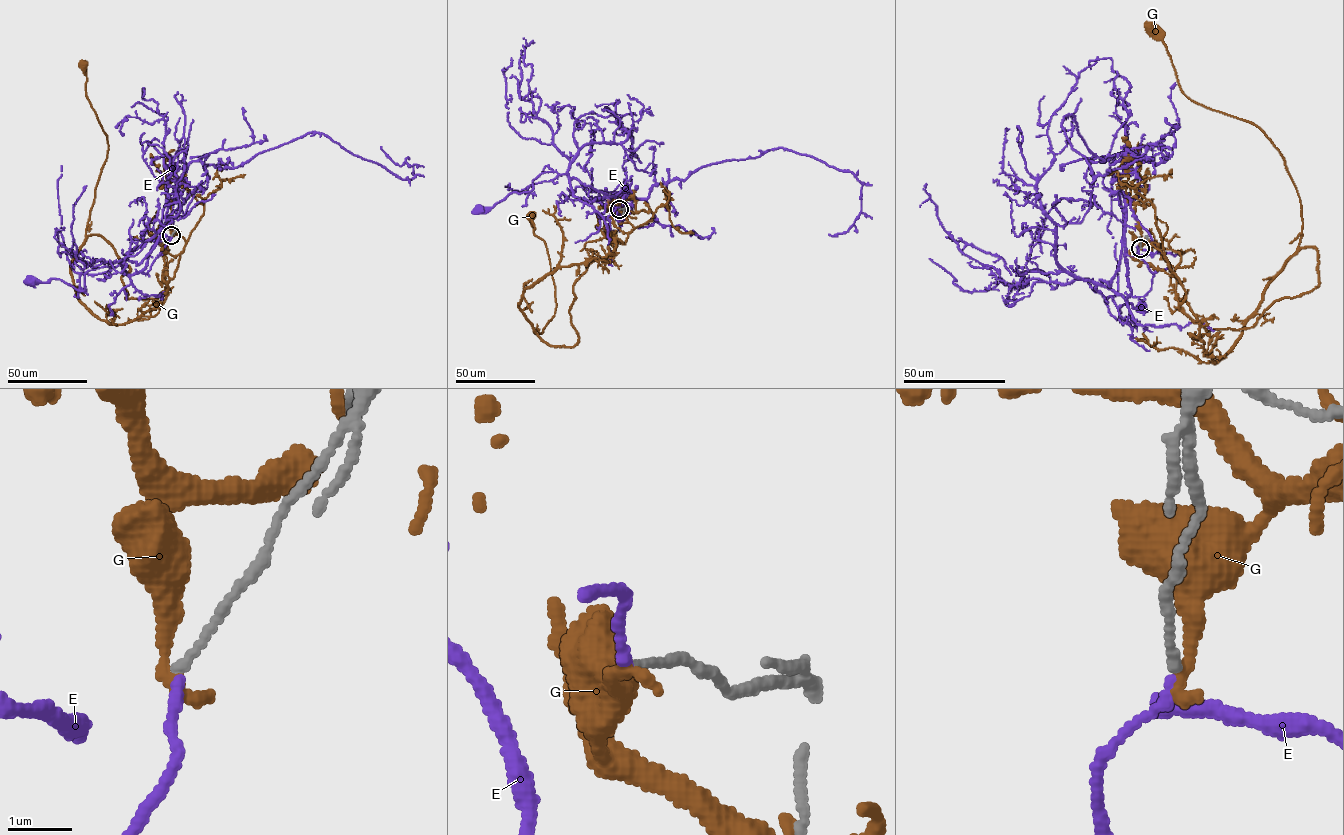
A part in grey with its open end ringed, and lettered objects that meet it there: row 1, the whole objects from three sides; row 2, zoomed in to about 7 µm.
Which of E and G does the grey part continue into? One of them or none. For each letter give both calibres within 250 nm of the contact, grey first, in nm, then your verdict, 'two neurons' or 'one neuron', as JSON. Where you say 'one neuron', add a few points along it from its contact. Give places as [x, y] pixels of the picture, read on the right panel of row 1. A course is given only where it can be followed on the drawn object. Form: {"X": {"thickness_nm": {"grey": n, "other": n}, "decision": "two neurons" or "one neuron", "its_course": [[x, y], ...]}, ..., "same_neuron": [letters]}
{"E": {"thickness_nm": {"grey": 130, "other": 150}, "decision": "one neuron", "its_course": [[1141, 248], [1138, 255], [1153, 273], [1145, 295], [1124, 298], [1092, 288], [1117, 319], [1123, 305], [1140, 307]]}, "G": {"thickness_nm": {"grey": 130, "other": 240}, "decision": "two neurons"}, "same_neuron": ["E"]}

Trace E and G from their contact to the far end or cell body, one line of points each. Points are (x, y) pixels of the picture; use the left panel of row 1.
E: (171, 236), (147, 273), (126, 274), (120, 264), (89, 270), (85, 274), (82, 291), (55, 278), (31, 281)
G: (171, 235), (185, 244), (166, 291), (125, 298), (130, 269), (86, 235), (108, 144), (82, 65)

